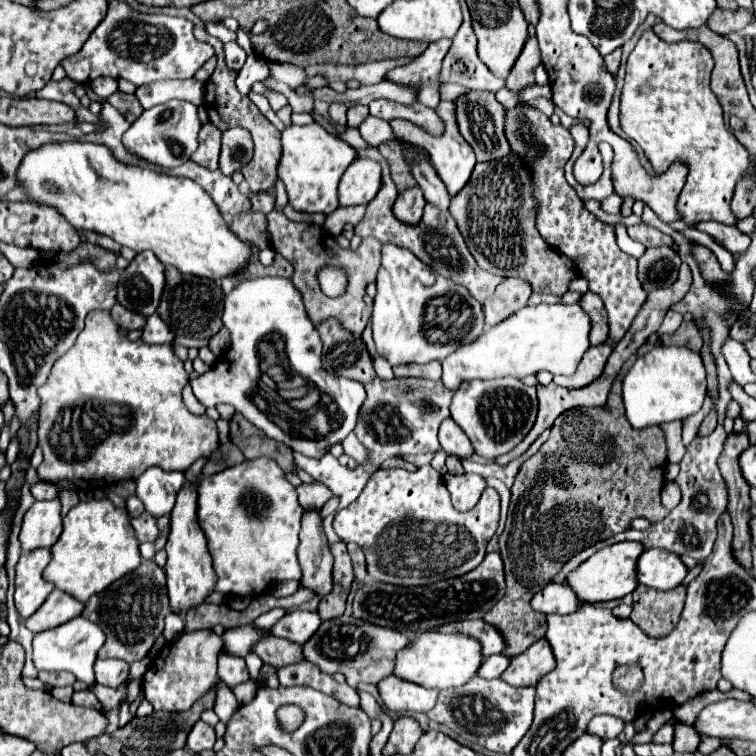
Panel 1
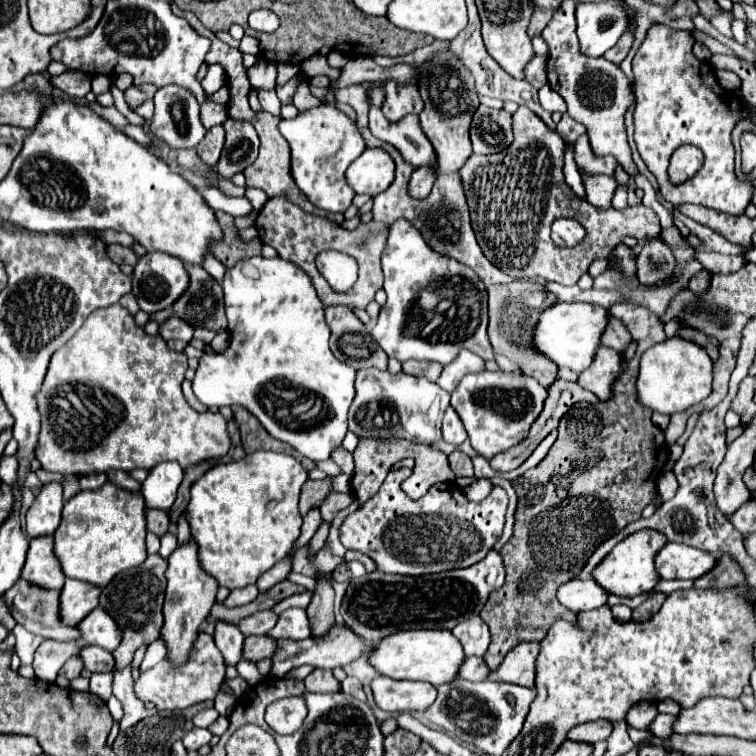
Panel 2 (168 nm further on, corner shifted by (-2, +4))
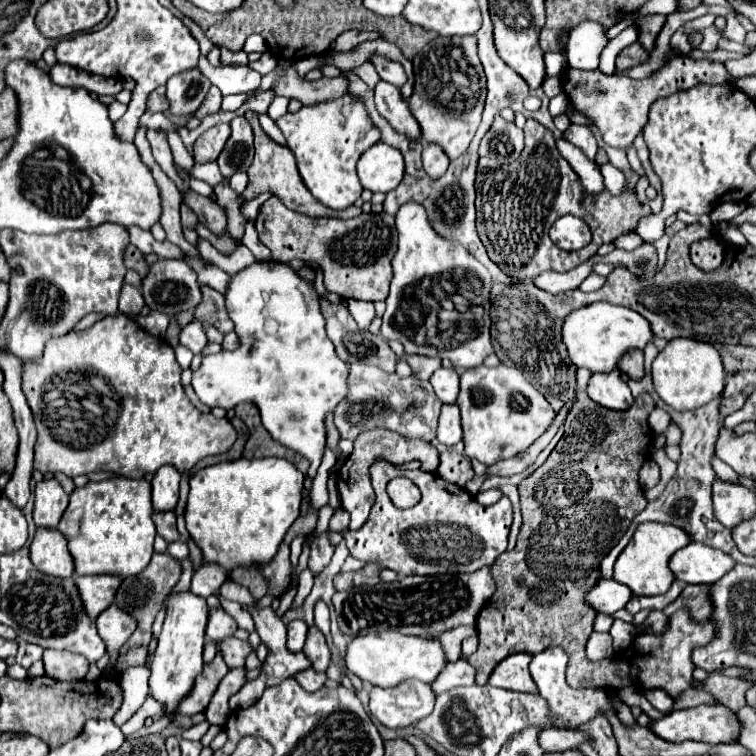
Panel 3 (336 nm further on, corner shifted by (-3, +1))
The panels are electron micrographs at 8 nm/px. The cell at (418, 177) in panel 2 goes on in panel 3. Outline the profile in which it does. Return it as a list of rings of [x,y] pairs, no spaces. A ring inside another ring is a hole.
[[[428,143],[424,147],[422,161],[424,161],[424,171],[428,171],[428,175],[432,179],[438,179],[440,175],[444,175],[444,171],[448,169],[448,163],[450,163],[444,149],[440,149],[436,143]]]

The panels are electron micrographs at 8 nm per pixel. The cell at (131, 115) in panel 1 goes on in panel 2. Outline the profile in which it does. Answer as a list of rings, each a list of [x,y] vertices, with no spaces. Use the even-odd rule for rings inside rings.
[[[143,84],[143,86],[131,86],[131,88],[127,88],[125,90],[125,100],[127,100],[127,104],[129,104],[129,108],[131,110],[135,110],[137,106],[141,106],[147,98],[153,98],[153,94],[155,94],[155,86],[151,86],[151,84]]]

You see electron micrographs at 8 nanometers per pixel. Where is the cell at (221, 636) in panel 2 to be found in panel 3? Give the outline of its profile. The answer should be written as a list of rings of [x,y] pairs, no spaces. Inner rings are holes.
[[[222,607],[210,609],[210,613],[208,613],[208,625],[206,625],[206,637],[208,639],[220,641],[224,637],[234,635],[236,629],[238,629],[238,625],[236,625],[234,617],[230,617]]]

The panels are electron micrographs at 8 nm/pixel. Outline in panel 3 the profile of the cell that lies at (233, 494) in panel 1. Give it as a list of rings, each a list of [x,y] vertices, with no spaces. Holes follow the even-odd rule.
[[[266,457],[266,459],[234,459],[222,461],[198,469],[190,479],[190,495],[186,505],[186,527],[194,537],[196,545],[204,553],[204,563],[220,563],[224,567],[268,563],[282,543],[286,531],[300,515],[300,489],[304,483],[304,473],[296,471],[286,459]]]

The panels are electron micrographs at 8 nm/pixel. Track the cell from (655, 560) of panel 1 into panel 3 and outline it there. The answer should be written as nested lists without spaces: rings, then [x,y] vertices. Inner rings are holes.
[[[690,543],[684,549],[676,551],[670,559],[670,569],[676,579],[694,585],[710,585],[724,577],[736,561],[714,547],[704,543]]]

